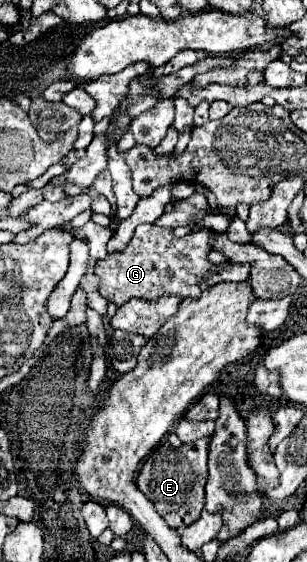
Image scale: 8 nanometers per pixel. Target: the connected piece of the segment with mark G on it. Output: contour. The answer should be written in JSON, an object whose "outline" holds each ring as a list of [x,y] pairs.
{"outline":[[[143,223],[135,229],[133,239],[127,243],[123,251],[115,251],[105,259],[97,261],[95,275],[101,279],[99,293],[113,301],[117,307],[127,303],[129,299],[159,299],[177,295],[183,297],[199,297],[201,281],[207,279],[215,265],[209,263],[209,231],[203,229],[199,233],[189,233],[185,237],[171,235],[169,229],[163,229],[153,223]]]}

